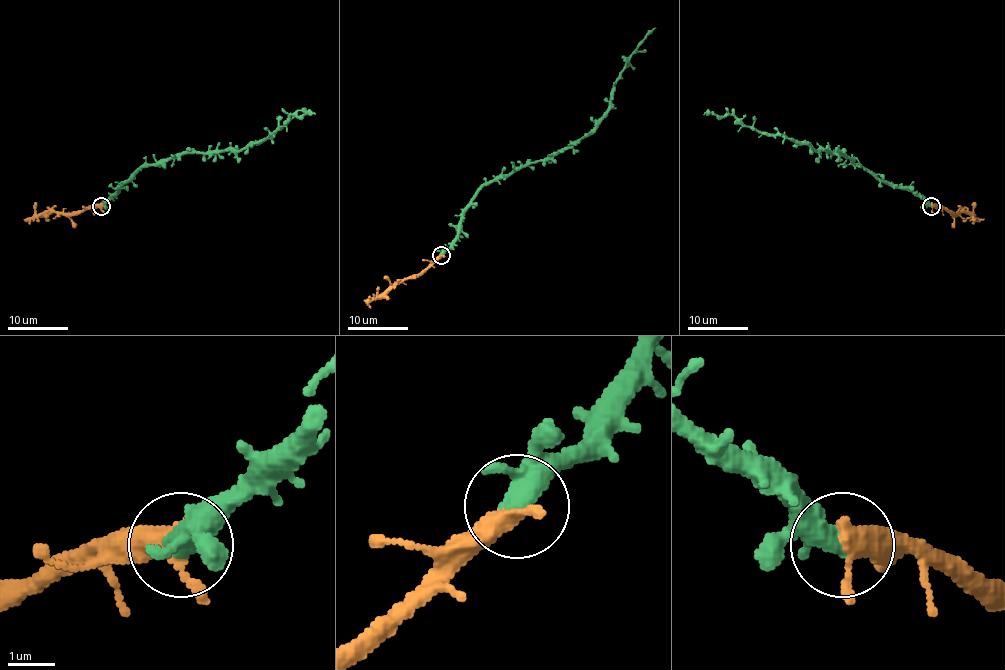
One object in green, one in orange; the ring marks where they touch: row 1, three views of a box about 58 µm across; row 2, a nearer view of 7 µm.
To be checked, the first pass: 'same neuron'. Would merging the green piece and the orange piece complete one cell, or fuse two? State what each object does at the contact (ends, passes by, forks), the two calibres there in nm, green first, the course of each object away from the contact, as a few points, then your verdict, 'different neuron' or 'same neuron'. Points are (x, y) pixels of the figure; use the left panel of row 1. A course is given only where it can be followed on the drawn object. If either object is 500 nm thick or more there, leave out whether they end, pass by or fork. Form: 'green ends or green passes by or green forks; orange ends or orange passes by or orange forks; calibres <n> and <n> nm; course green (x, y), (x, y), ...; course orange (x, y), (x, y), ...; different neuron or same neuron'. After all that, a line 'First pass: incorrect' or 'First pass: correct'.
green passes by; orange passes by; calibres 400 and 400 nm; course green (101, 206), (144, 166), (156, 166), (185, 152), (242, 151), (258, 143), (291, 115), (315, 115); course orange (101, 206), (87, 206), (80, 212), (38, 214), (30, 220); same neuron
First pass: correct

